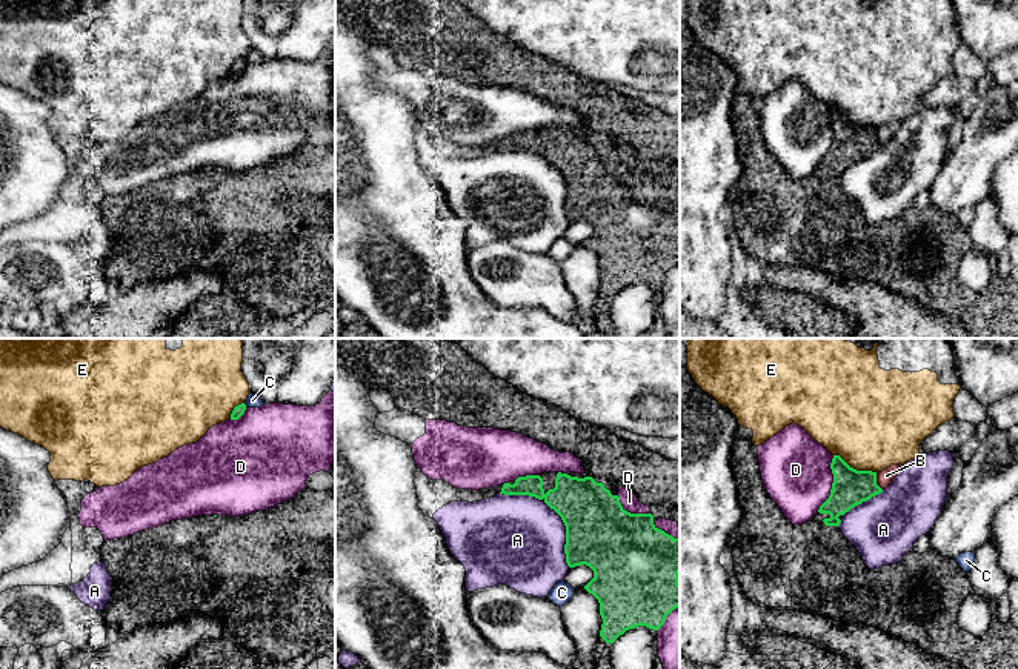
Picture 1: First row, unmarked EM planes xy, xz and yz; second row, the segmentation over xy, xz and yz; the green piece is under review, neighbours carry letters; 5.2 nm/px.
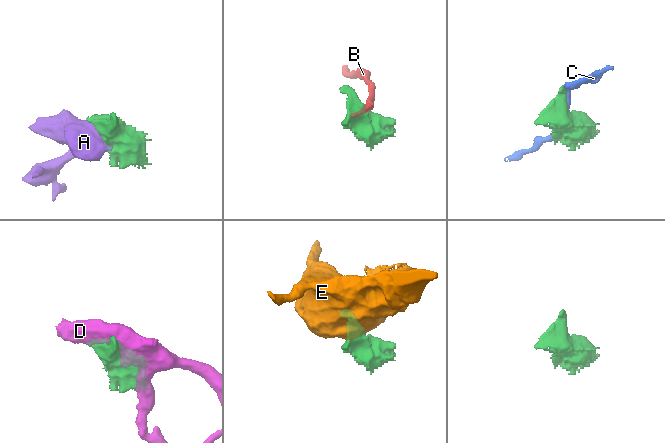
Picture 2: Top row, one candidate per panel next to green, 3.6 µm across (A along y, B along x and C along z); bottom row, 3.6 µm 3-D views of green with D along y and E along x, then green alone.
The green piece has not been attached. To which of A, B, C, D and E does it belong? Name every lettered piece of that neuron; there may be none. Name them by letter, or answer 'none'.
none

